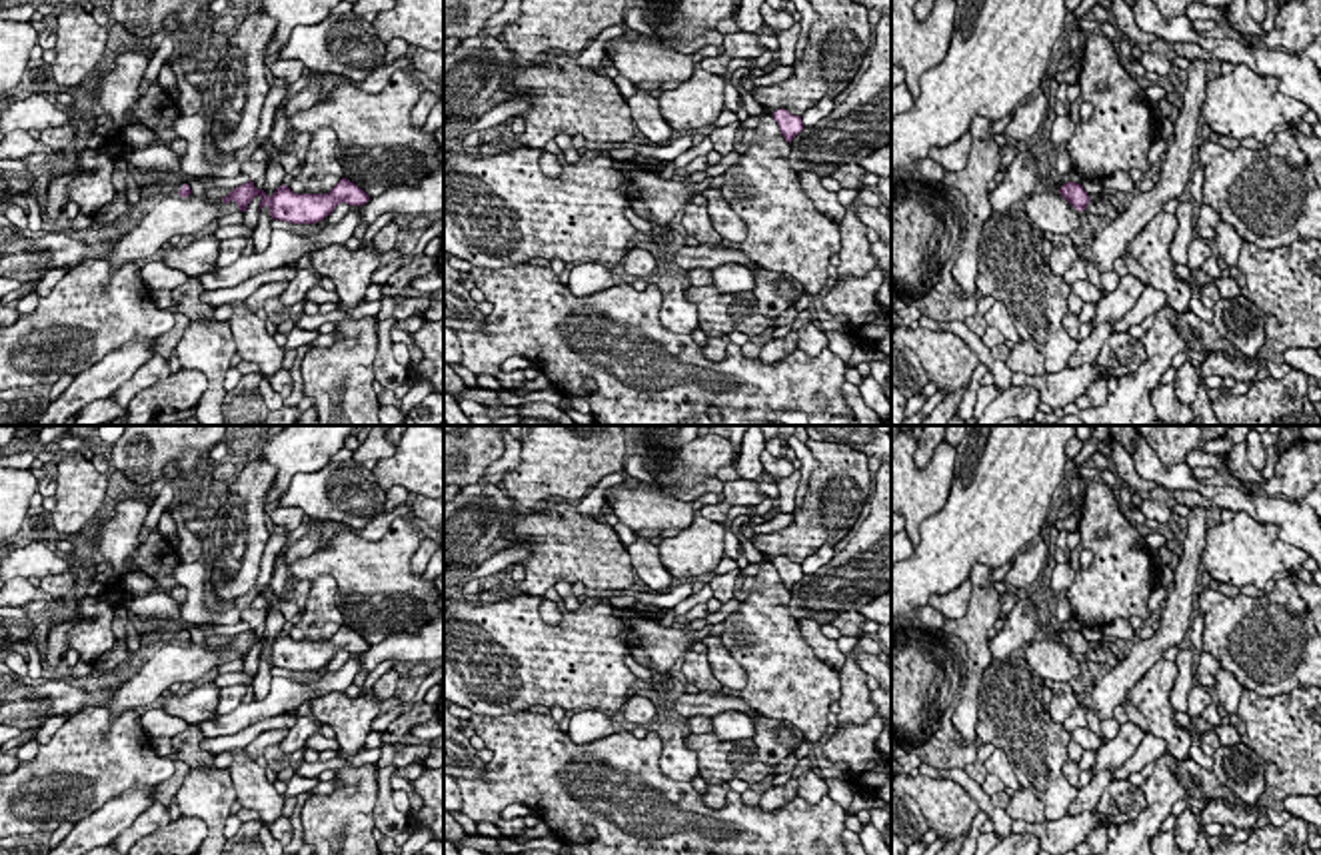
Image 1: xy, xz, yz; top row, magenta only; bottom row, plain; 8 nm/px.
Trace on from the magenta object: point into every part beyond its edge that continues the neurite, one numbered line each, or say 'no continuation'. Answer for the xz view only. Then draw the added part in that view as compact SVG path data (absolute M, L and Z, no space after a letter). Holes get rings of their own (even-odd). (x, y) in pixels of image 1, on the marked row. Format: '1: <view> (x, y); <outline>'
no continuation

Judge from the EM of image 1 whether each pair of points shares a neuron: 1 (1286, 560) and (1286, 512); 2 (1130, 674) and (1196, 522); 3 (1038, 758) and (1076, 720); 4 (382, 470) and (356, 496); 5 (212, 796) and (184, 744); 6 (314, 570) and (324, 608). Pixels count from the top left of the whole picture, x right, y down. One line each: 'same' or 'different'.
1: different
2: same
3: different
4: different
5: same
6: different

